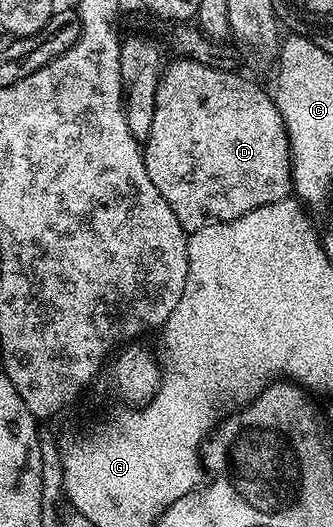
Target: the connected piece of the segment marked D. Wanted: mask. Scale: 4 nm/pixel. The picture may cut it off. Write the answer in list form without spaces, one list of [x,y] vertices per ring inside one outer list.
[[[177,59],[174,62],[174,65],[172,62],[162,72],[155,97],[155,123],[151,123],[149,136],[144,138],[143,152],[147,175],[151,175],[151,183],[155,183],[159,195],[163,195],[163,199],[167,199],[167,207],[171,207],[171,211],[175,211],[175,219],[179,219],[186,234],[207,227],[214,221],[234,221],[259,207],[267,207],[271,203],[286,200],[293,188],[293,158],[289,155],[289,136],[281,118],[281,112],[277,109],[276,100],[270,94],[268,97],[255,82],[248,81],[247,78],[240,77],[237,73],[224,73],[221,67],[214,67],[204,60]]]

